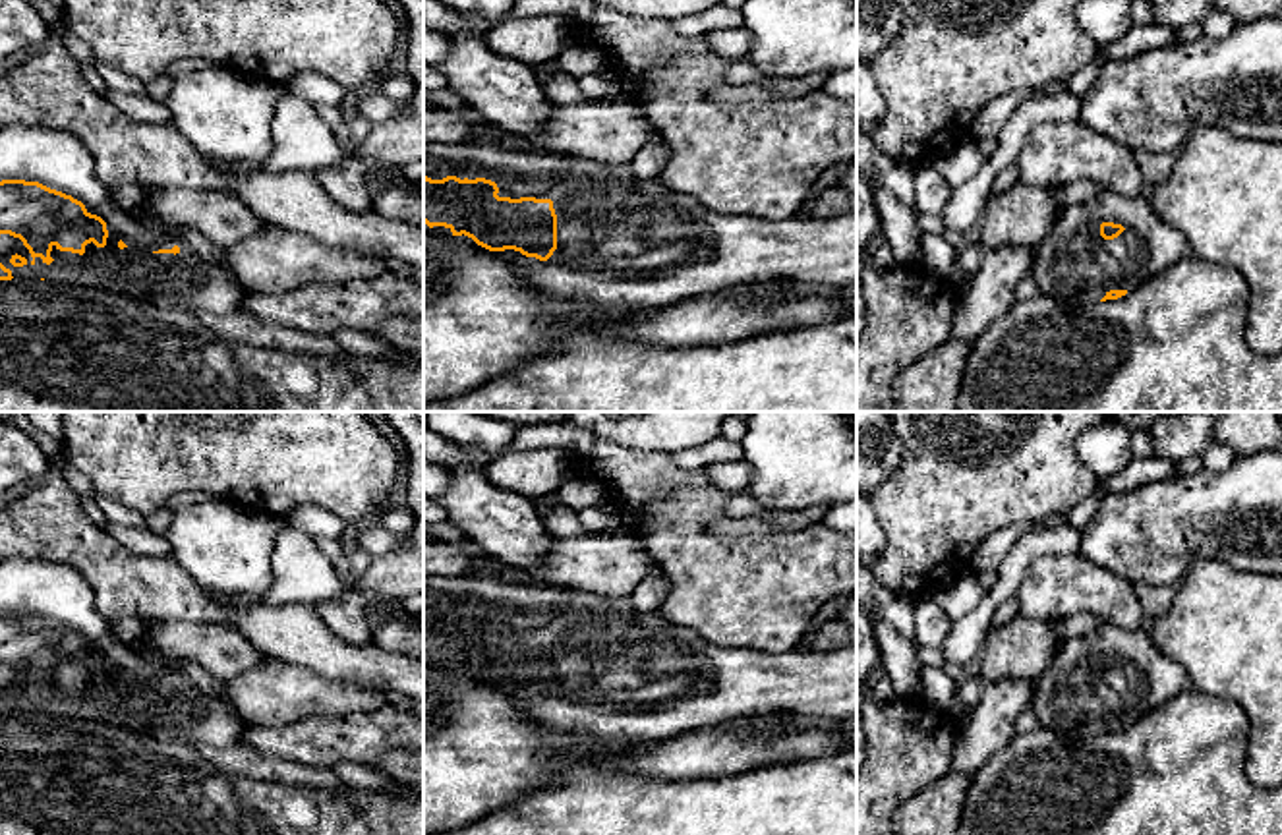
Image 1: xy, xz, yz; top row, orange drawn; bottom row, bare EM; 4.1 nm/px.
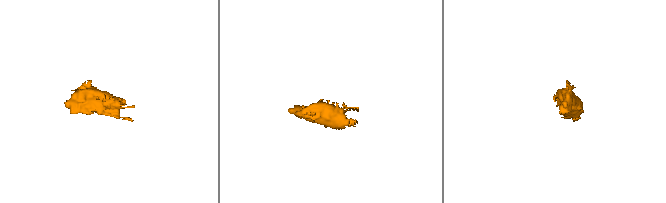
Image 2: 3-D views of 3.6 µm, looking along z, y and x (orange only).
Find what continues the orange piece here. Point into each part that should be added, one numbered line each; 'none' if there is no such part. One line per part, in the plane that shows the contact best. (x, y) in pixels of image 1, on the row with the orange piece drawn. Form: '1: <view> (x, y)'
1: xy (57, 159)

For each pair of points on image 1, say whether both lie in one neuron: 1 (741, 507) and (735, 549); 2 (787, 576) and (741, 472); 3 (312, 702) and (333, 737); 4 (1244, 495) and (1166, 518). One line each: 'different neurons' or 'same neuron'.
1: different neurons
2: different neurons
3: different neurons
4: same neuron

